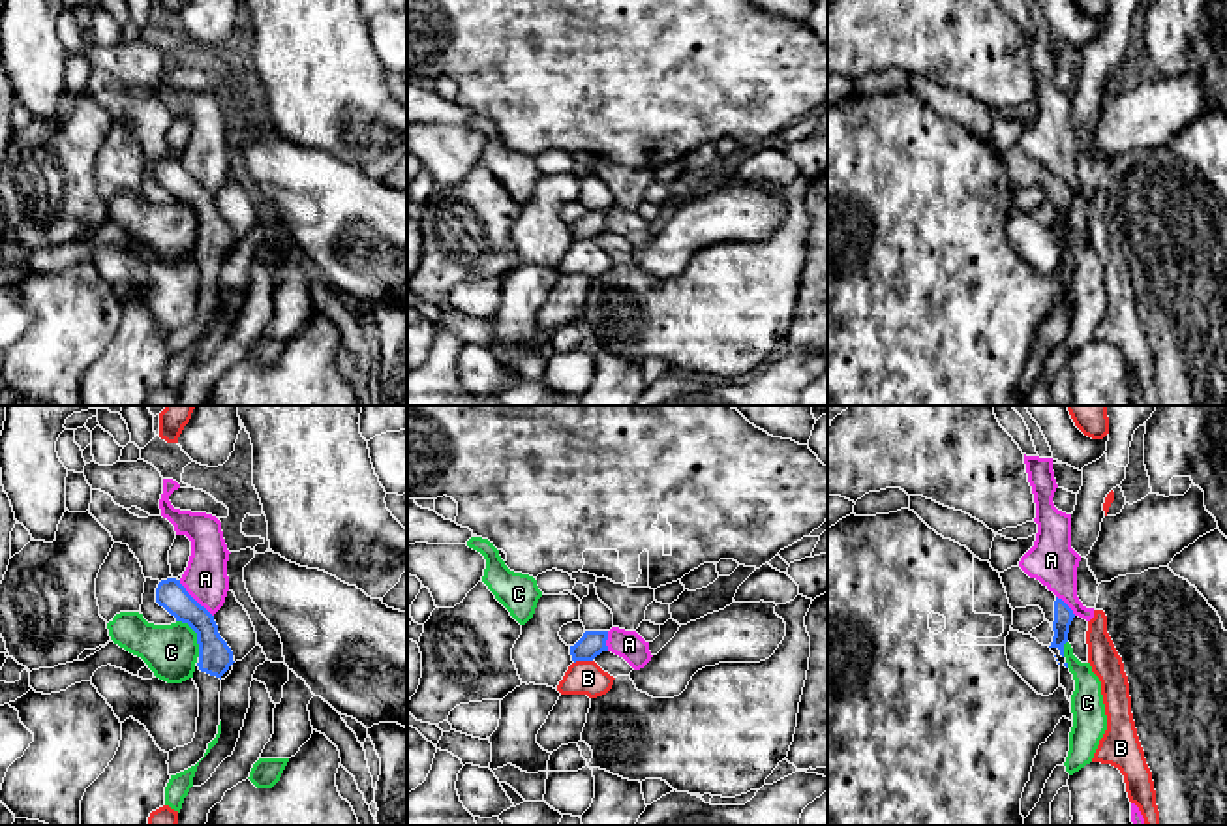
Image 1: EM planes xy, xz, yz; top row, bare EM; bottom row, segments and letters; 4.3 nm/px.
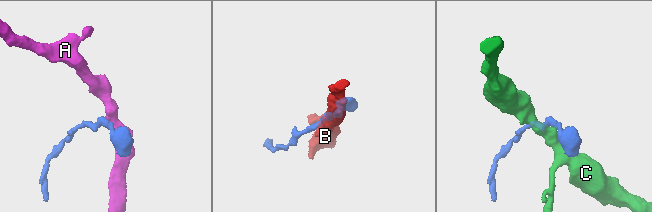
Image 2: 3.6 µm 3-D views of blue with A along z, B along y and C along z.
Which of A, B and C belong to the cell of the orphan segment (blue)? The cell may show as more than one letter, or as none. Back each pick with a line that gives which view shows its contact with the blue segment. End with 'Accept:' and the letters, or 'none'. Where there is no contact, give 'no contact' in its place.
Accept: none

